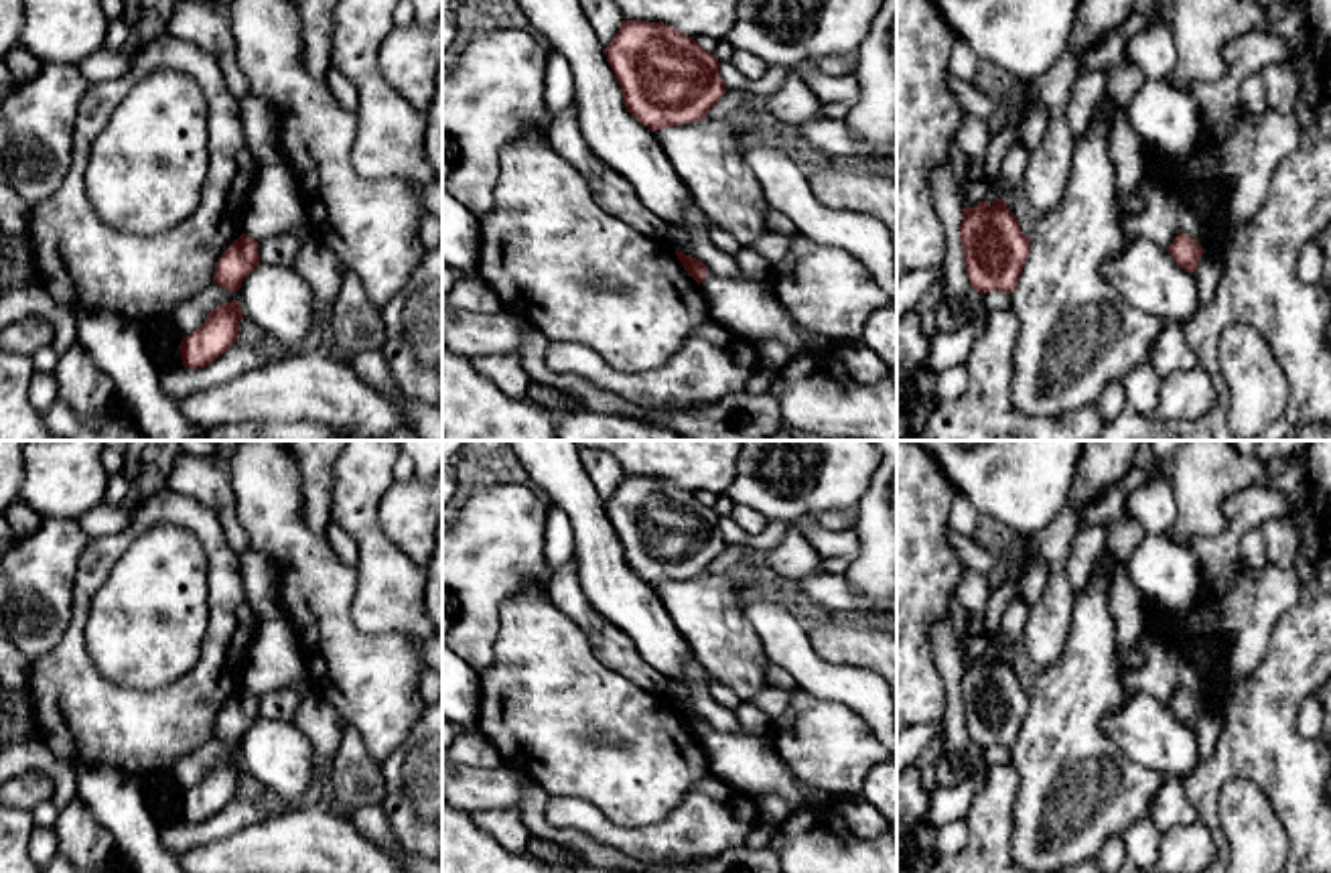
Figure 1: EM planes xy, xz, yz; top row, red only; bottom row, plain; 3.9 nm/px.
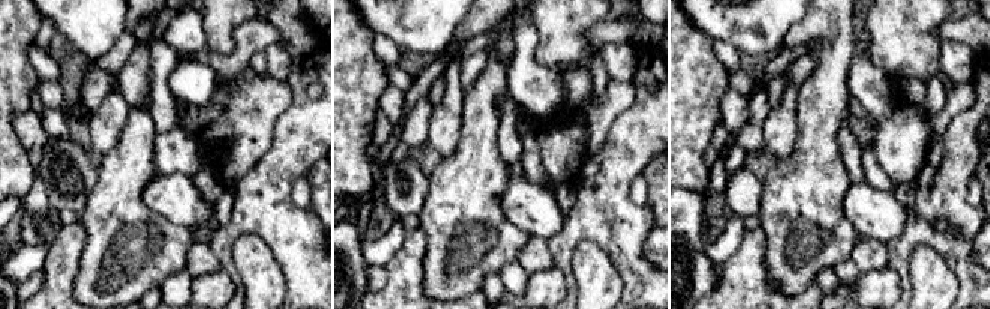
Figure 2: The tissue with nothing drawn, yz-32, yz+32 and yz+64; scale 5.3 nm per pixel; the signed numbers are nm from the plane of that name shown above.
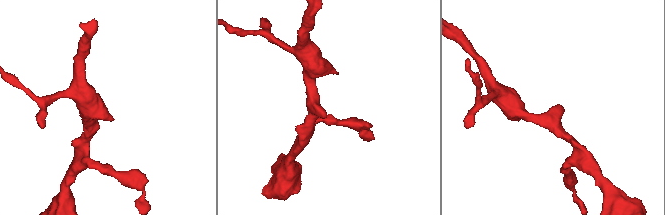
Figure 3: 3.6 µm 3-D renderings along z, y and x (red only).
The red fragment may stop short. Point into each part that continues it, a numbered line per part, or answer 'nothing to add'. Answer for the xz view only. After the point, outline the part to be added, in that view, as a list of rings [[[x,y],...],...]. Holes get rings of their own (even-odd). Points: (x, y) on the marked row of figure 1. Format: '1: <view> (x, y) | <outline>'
nothing to add

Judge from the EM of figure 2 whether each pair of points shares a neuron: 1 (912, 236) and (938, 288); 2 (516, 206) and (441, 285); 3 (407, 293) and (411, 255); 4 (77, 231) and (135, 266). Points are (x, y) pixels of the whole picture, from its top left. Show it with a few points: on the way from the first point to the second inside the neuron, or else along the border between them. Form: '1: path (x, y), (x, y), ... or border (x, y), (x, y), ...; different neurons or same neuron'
1: border (944, 257), (918, 245), (909, 260), (909, 281); different neurons
2: border (507, 182), (500, 197), (500, 209), (528, 236); different neurons
3: path (407, 284), (407, 264); same neuron
4: border (81, 216), (86, 245), (78, 272); different neurons

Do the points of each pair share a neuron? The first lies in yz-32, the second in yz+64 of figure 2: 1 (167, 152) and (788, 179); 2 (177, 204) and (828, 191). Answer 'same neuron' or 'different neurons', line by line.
1: different neurons
2: different neurons

